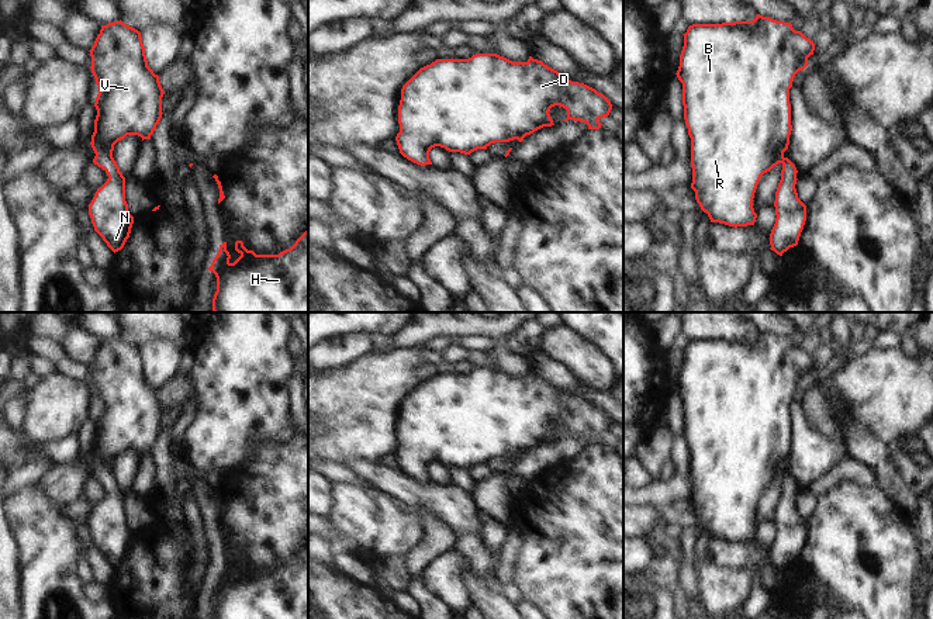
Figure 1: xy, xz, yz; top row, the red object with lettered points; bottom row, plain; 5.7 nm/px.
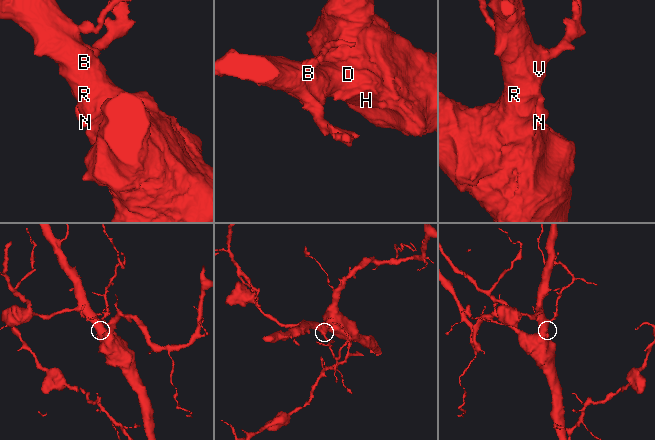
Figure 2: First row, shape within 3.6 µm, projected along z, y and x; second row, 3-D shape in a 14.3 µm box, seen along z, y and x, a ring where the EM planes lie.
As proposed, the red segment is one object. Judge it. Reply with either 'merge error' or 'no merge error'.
no merge error

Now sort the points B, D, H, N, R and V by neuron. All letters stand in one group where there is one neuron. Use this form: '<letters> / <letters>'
B D H N R V

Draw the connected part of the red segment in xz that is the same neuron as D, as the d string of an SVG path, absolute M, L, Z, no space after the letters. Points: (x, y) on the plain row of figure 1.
M476 369L469 374L436 374L421 383L401 404L398 421L400 447L395 452L400 468L408 476L425 481L432 480L429 467L435 461L449 467L470 470L477 464L487 464L495 457L523 456L526 450L543 442L552 442L550 423L560 421L567 425L567 435L585 438L588 445L599 445L599 433L608 432L612 419L595 404L571 397L563 388L549 383L542 376L529 371L526 377L512 377L497 369Z

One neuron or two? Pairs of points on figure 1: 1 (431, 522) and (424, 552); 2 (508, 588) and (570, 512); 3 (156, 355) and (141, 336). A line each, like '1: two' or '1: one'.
1: one
2: two
3: two

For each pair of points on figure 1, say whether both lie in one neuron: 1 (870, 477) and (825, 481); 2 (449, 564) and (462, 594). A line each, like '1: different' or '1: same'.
1: same
2: same

